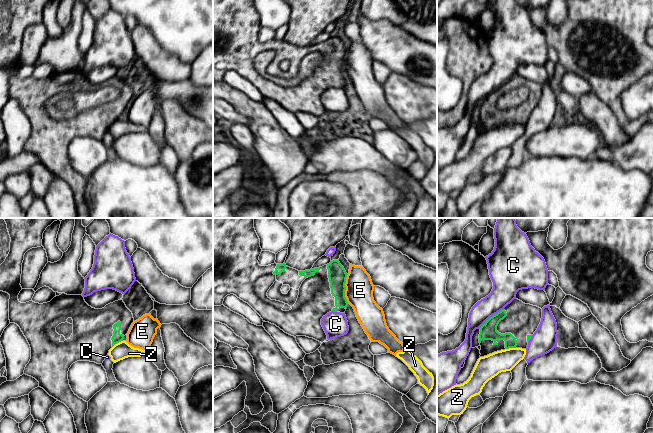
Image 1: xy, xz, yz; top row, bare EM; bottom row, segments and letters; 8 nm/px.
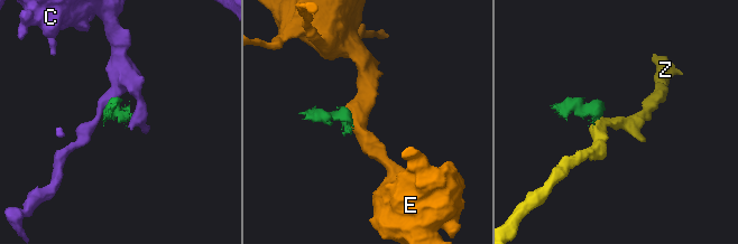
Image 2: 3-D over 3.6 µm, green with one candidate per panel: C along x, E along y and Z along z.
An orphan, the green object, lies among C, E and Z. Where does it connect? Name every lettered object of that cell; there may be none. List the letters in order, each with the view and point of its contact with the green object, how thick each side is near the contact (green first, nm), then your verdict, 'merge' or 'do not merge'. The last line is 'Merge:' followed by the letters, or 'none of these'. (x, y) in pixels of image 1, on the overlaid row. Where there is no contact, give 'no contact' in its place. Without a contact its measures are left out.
C: yz (492, 316) | 140/200 nm | do not merge
E: xz (345, 289) | 150/220 nm | do not merge
Z: xy (117, 342) | 80/140 nm | do not merge
Merge: none of these

